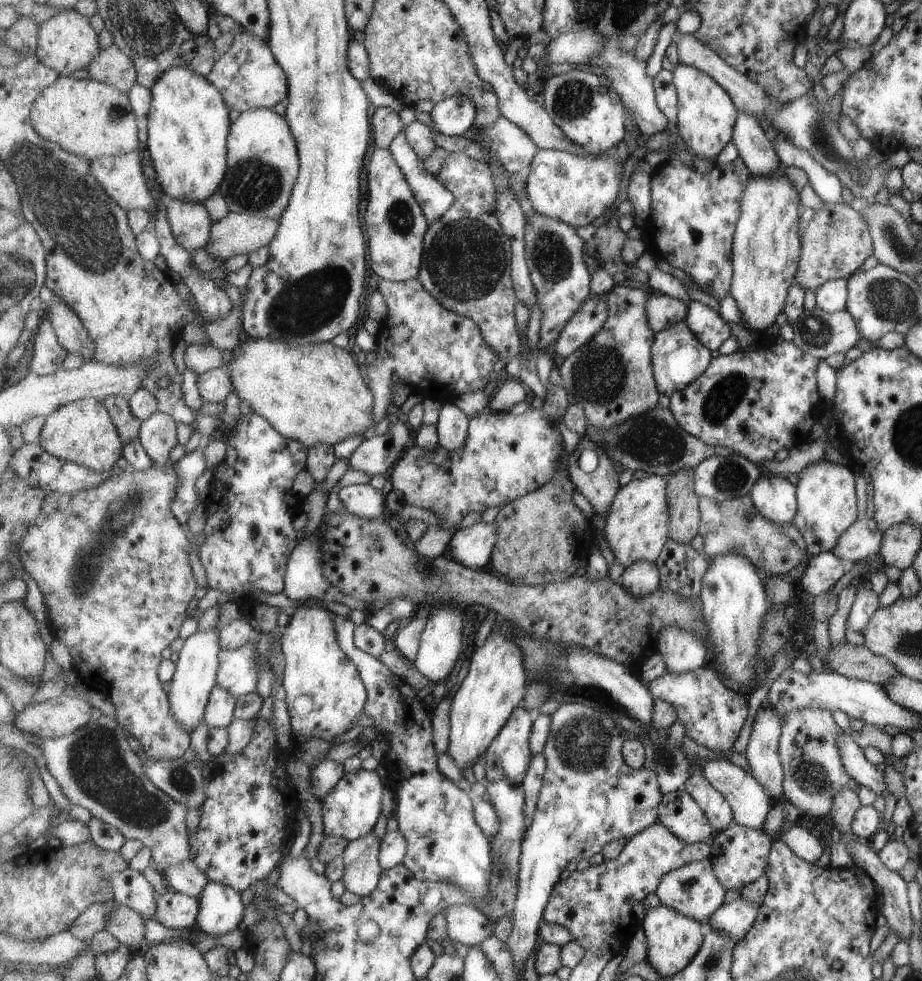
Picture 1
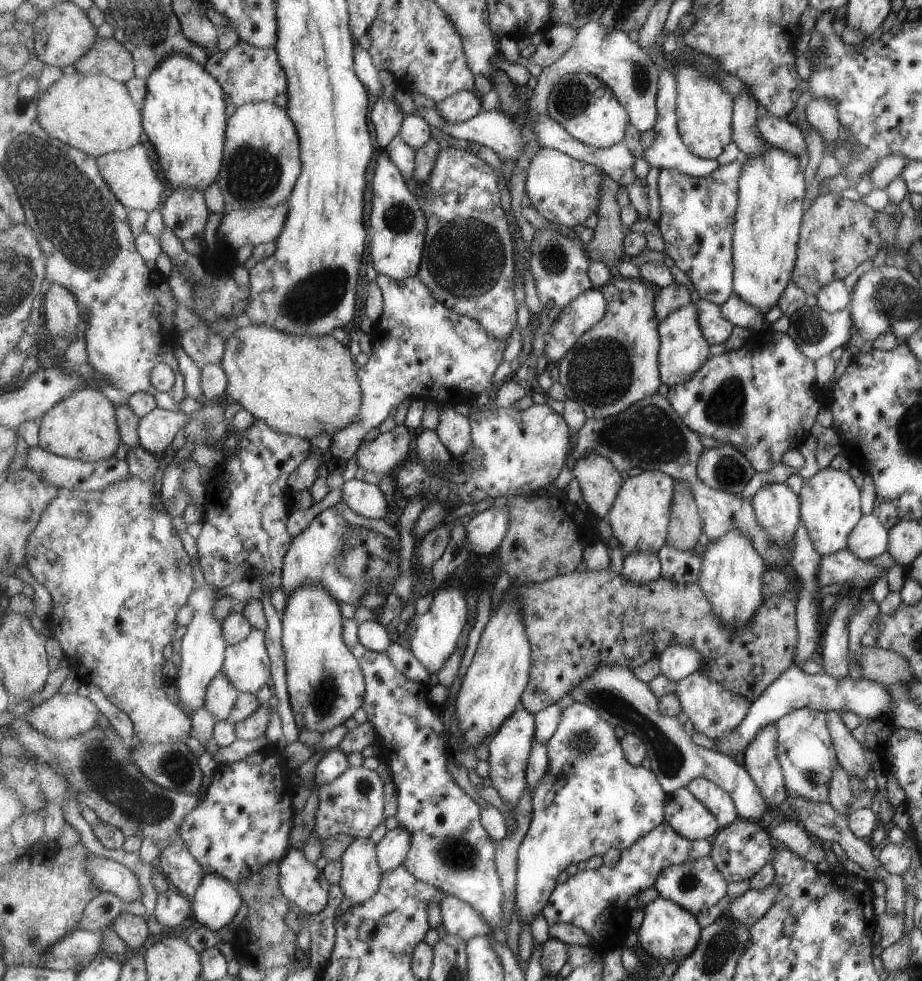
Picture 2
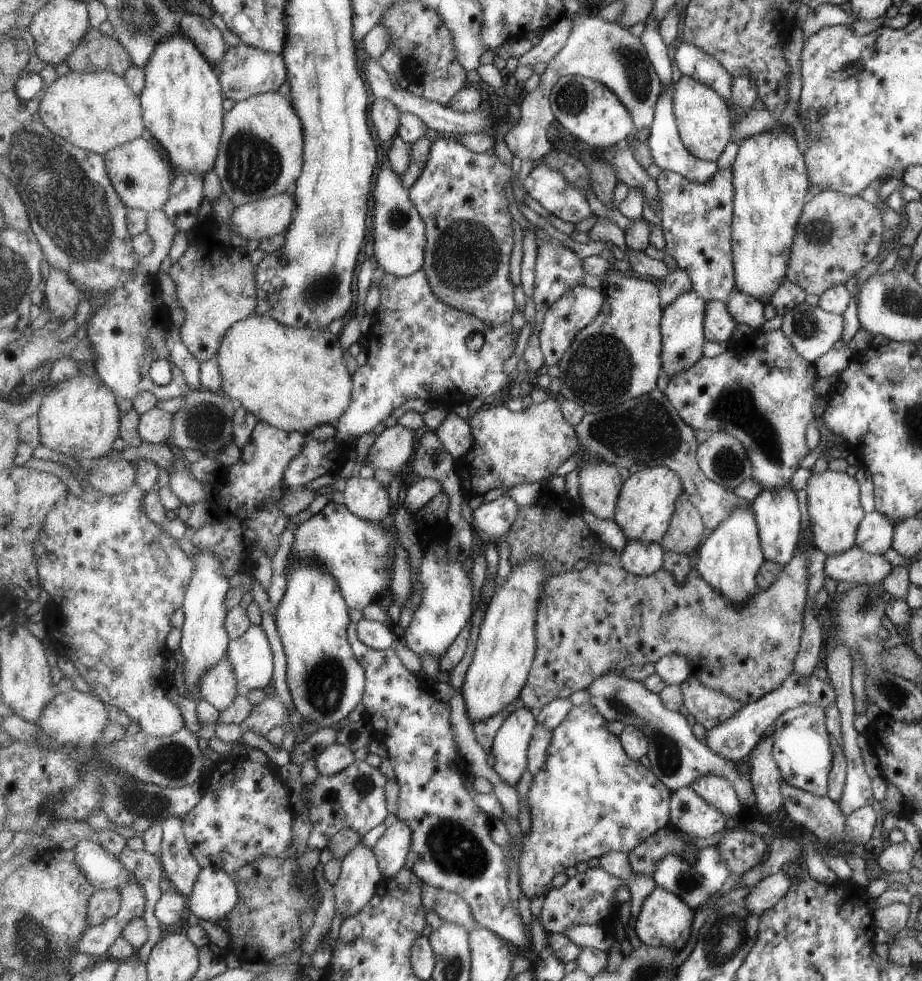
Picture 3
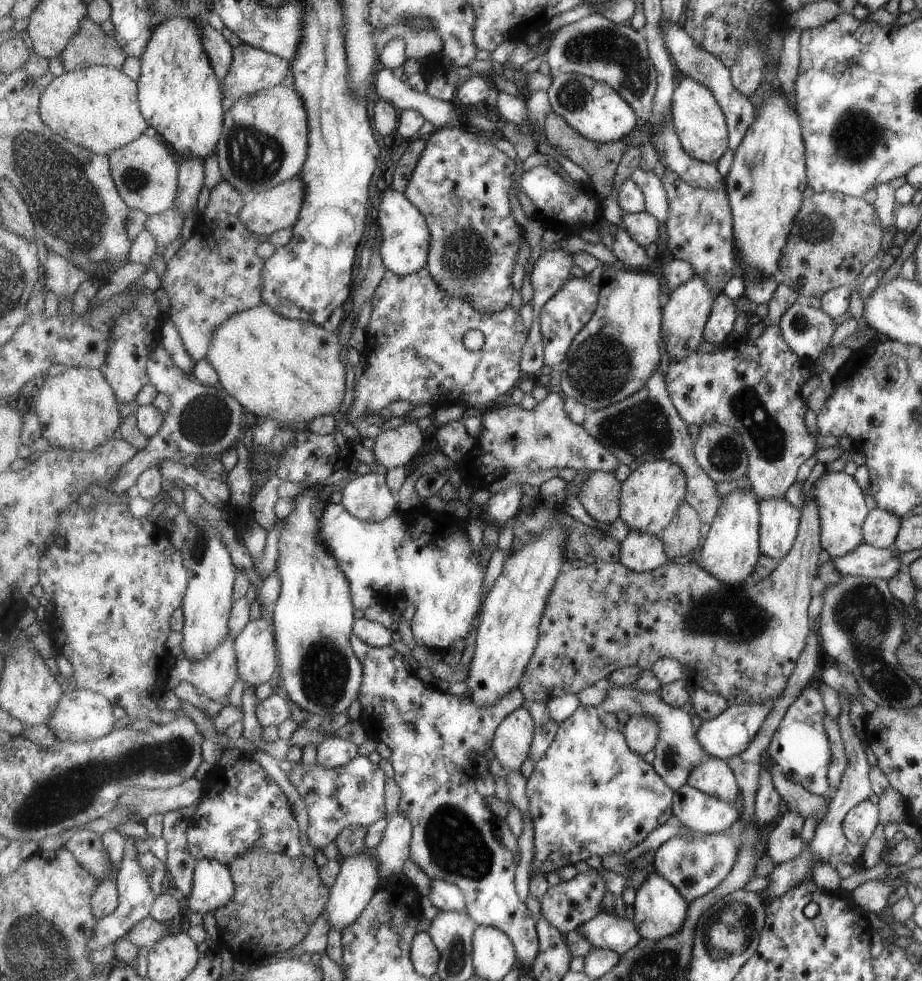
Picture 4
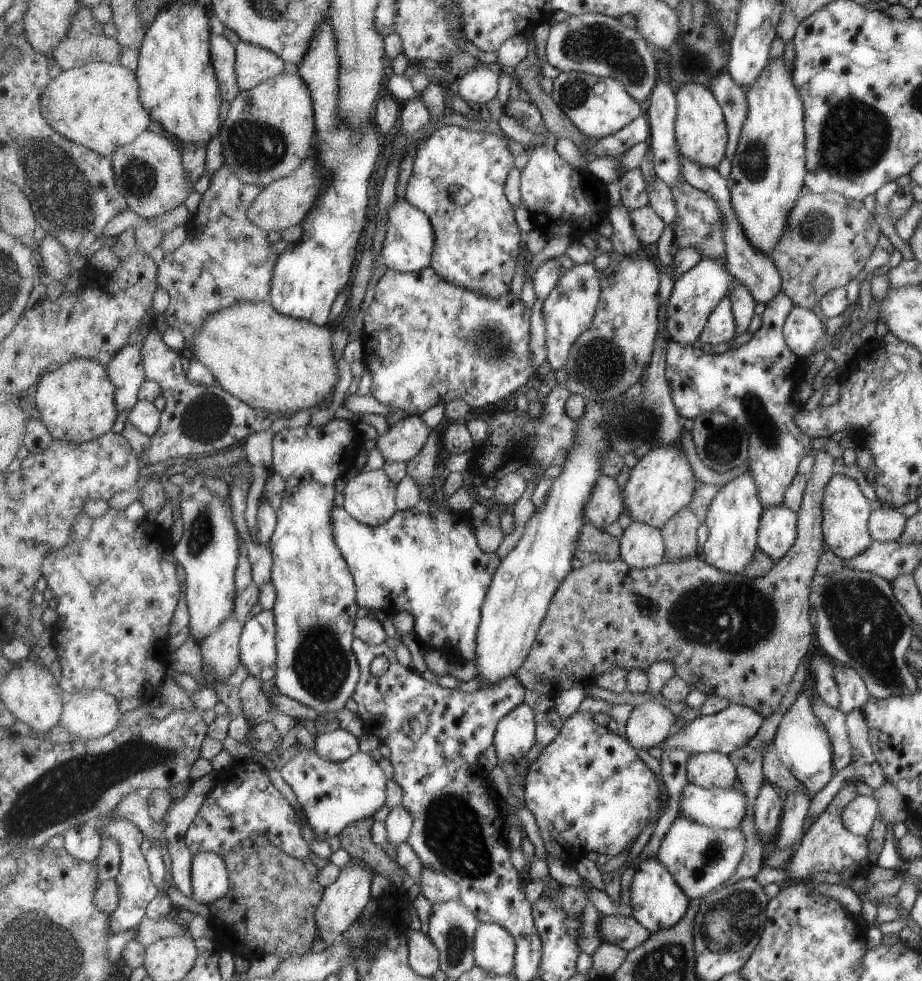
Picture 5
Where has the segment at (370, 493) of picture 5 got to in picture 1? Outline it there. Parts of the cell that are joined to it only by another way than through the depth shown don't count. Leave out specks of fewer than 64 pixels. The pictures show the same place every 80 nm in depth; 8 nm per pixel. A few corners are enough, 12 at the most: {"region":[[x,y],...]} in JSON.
{"region":[[349,485],[339,499],[351,515],[383,519],[386,490]]}

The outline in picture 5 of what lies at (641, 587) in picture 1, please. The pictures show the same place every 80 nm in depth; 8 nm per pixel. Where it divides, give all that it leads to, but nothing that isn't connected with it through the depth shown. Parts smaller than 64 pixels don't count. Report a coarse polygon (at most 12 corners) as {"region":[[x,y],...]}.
{"region":[[632,520],[622,560],[650,568],[668,560],[662,530]]}

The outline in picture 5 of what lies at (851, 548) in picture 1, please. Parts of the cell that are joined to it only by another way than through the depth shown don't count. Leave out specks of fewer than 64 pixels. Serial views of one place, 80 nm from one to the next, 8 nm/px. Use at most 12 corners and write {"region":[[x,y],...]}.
{"region":[[895,507],[871,514],[869,530],[876,542],[895,541],[906,518]]}

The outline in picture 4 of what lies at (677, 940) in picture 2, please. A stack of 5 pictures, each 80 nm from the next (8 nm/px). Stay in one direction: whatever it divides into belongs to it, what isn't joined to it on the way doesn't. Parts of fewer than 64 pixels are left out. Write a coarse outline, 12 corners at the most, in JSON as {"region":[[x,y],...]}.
{"region":[[647,869],[633,920],[643,939],[661,941],[684,928],[690,902]]}

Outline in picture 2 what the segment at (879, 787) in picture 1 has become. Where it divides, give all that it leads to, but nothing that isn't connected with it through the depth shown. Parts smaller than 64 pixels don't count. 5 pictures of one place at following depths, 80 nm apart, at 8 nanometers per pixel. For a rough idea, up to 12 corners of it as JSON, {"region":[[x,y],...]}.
{"region":[[827,713],[838,764],[849,777],[863,781],[871,769],[862,744]]}

